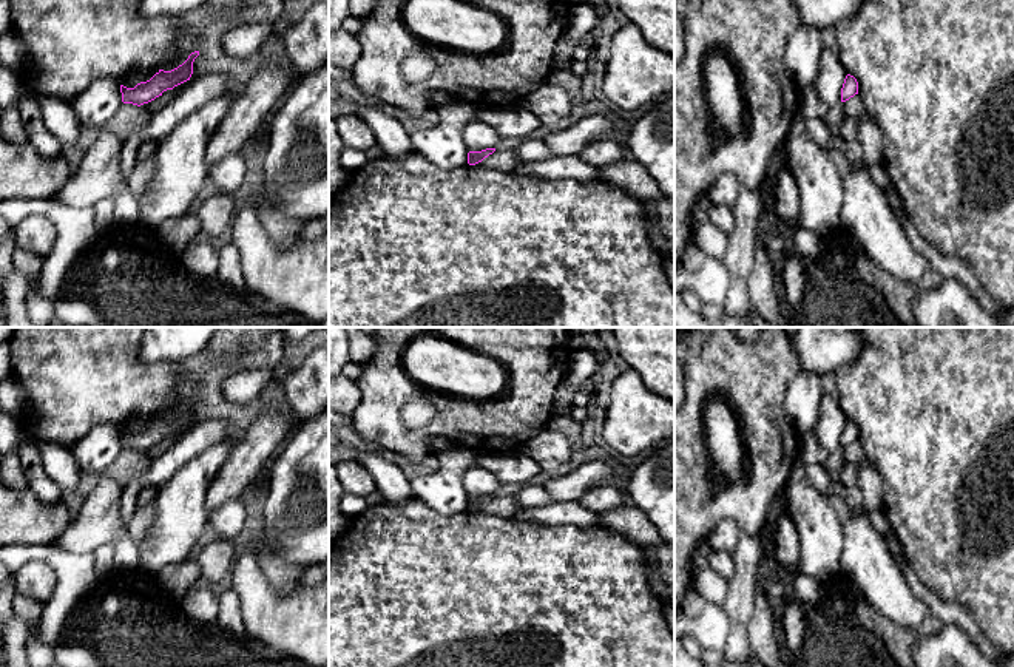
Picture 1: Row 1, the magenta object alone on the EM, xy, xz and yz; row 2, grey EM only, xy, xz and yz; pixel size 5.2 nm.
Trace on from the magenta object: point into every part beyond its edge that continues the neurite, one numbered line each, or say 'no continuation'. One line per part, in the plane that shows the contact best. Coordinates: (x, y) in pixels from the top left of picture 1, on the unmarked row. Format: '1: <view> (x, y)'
no continuation

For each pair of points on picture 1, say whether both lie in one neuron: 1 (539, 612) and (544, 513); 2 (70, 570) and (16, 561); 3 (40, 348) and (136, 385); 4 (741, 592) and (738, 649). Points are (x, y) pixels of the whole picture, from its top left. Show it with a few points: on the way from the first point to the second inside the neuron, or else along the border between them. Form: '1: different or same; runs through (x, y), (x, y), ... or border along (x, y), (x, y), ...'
1: different; border along (513, 518), (542, 524), (574, 524), (579, 528)
2: same; runs through (56, 556), (30, 553)
3: same; runs through (64, 348), (94, 377), (113, 385)
4: same; runs through (740, 606), (738, 635)

